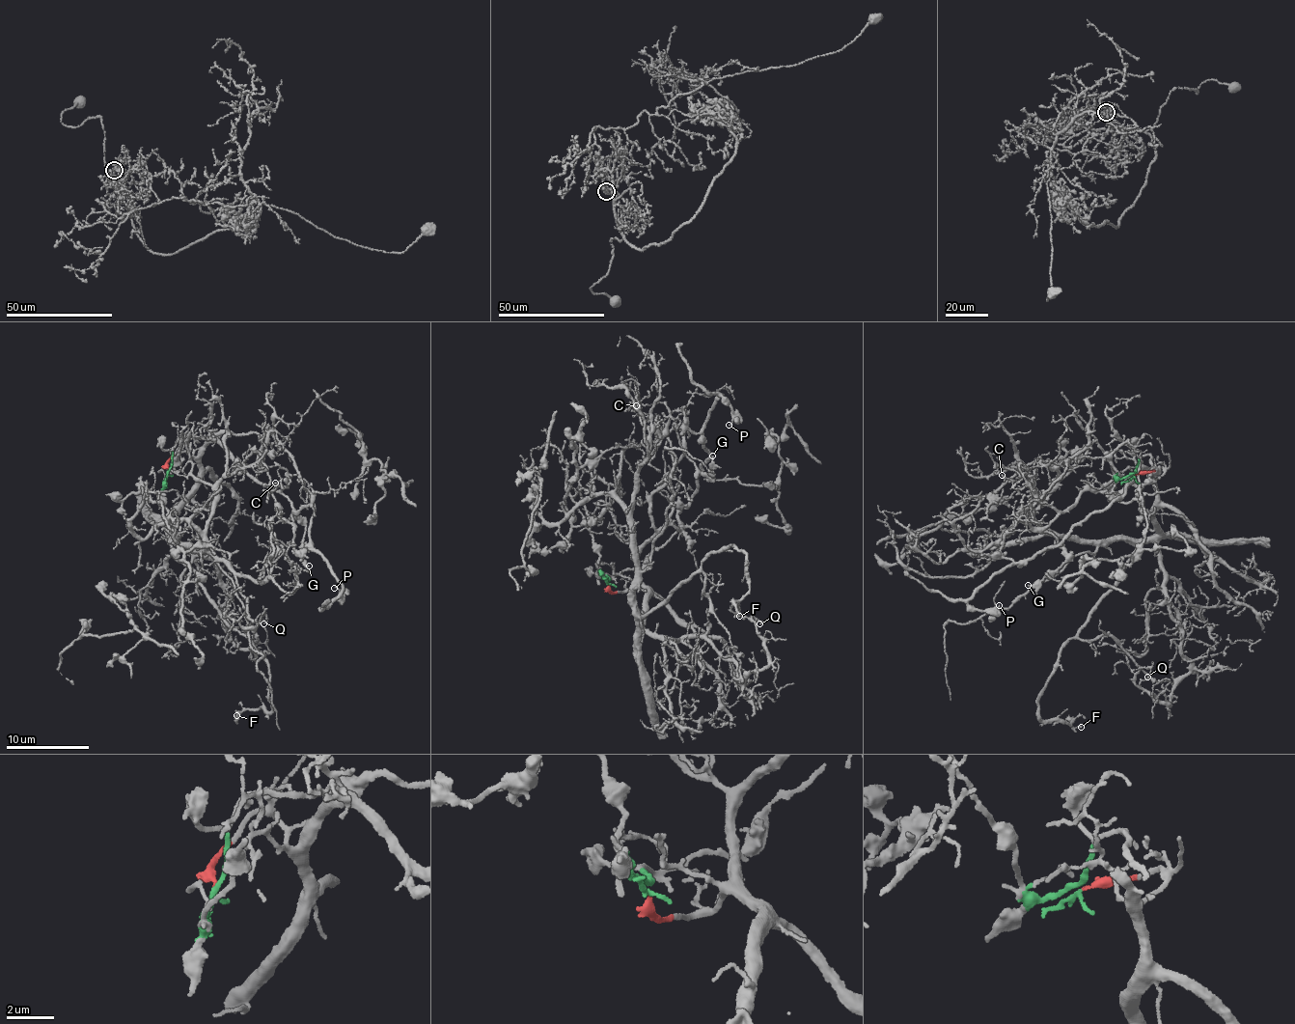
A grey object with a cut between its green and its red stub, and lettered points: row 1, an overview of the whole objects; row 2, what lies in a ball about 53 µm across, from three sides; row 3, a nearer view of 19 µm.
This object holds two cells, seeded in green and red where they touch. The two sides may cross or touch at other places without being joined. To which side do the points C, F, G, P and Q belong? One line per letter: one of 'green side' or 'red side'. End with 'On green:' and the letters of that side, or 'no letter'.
C: red side
F: red side
G: green side
P: green side
Q: red side
On green: G, P

